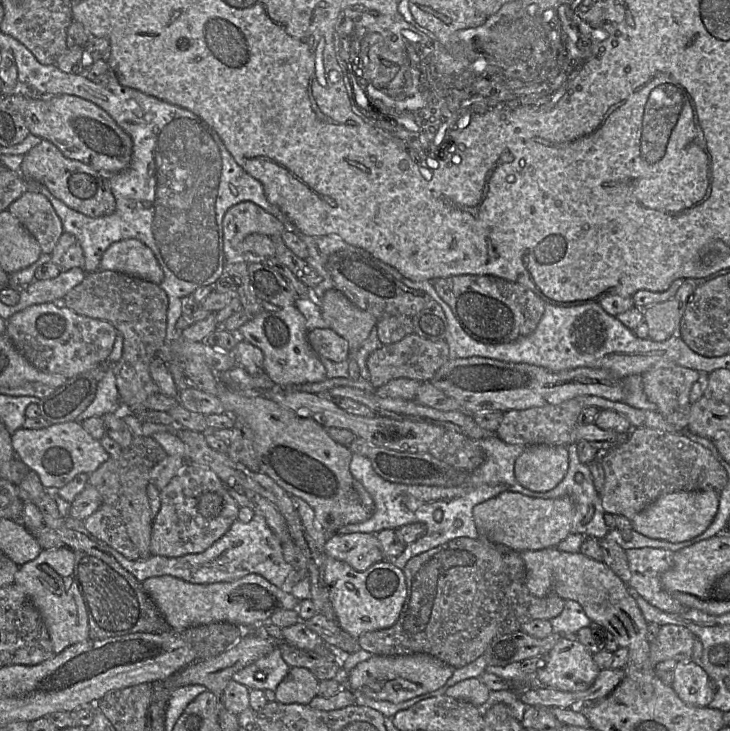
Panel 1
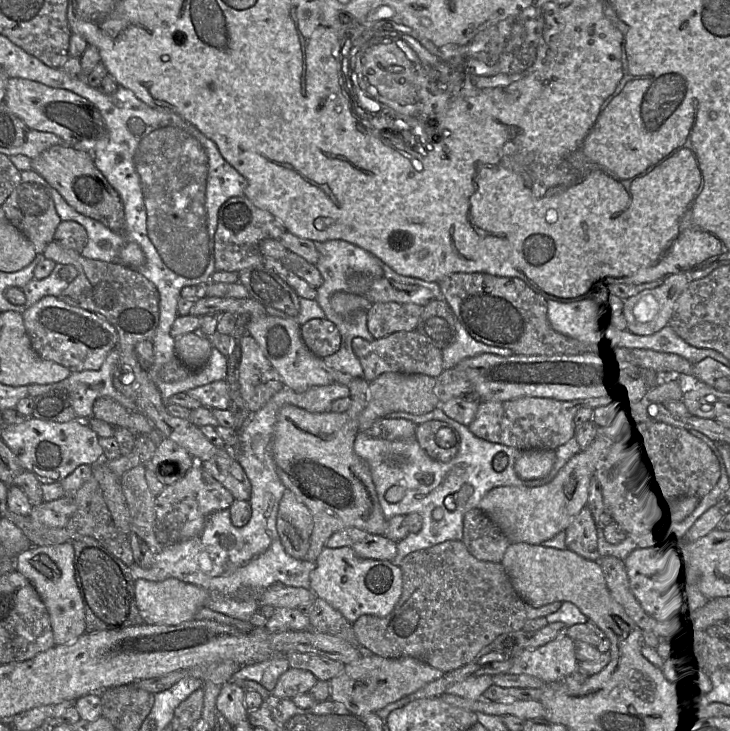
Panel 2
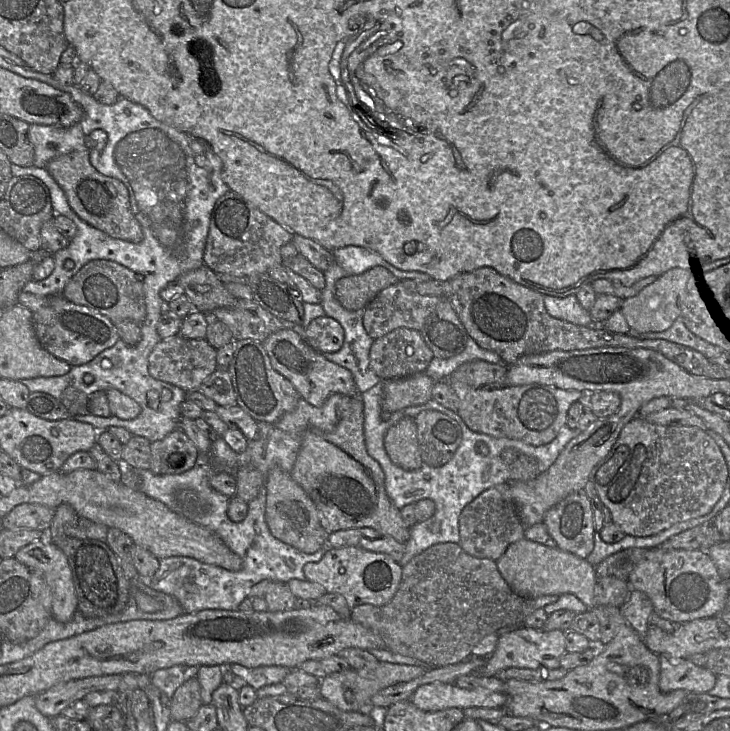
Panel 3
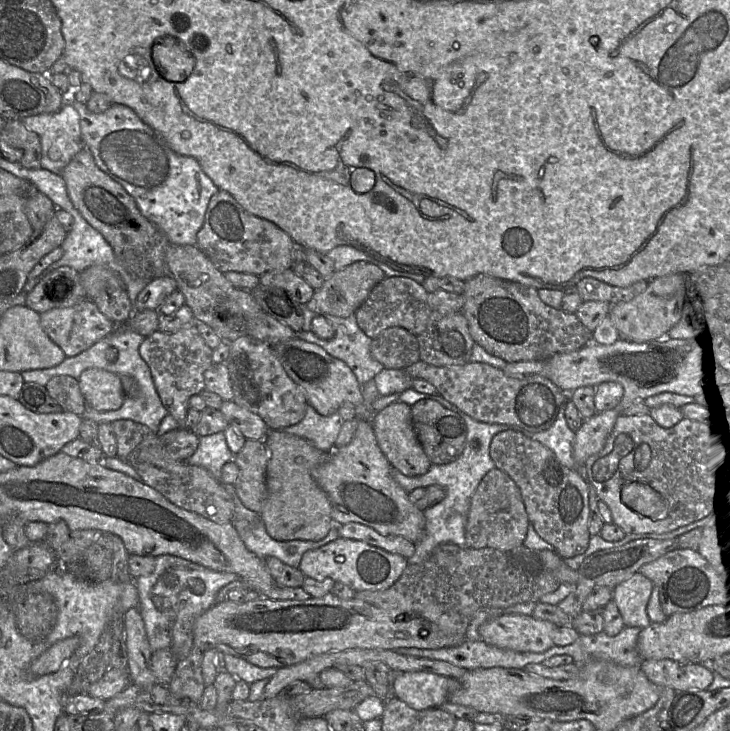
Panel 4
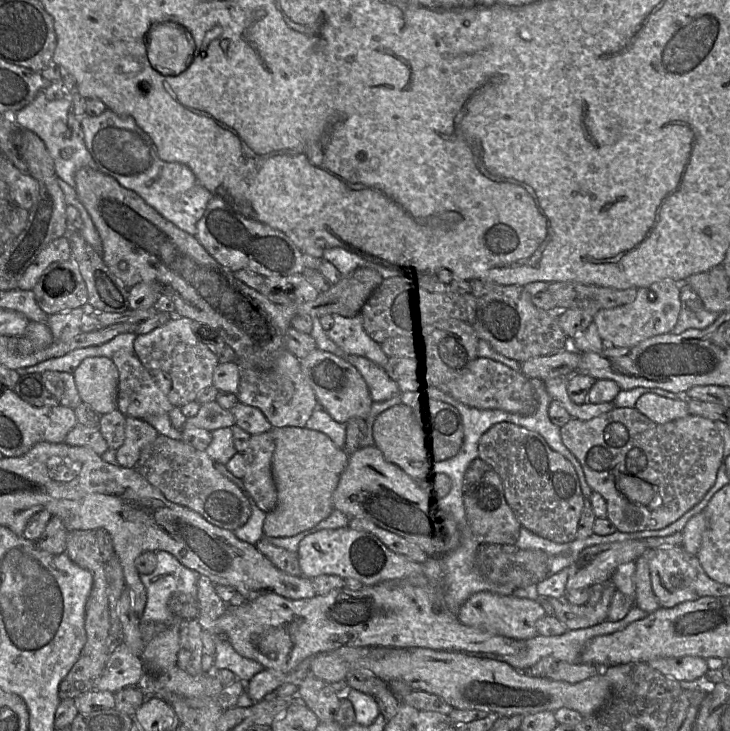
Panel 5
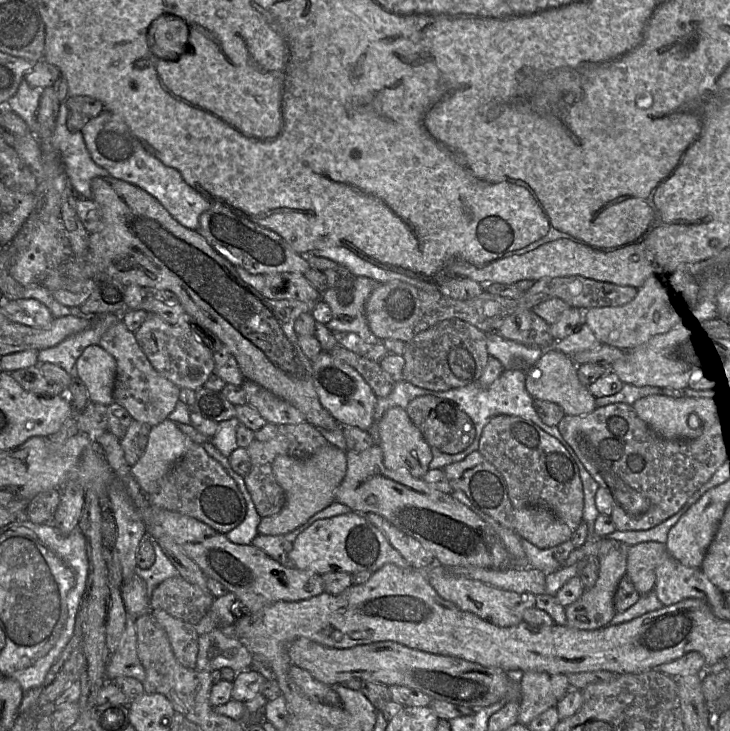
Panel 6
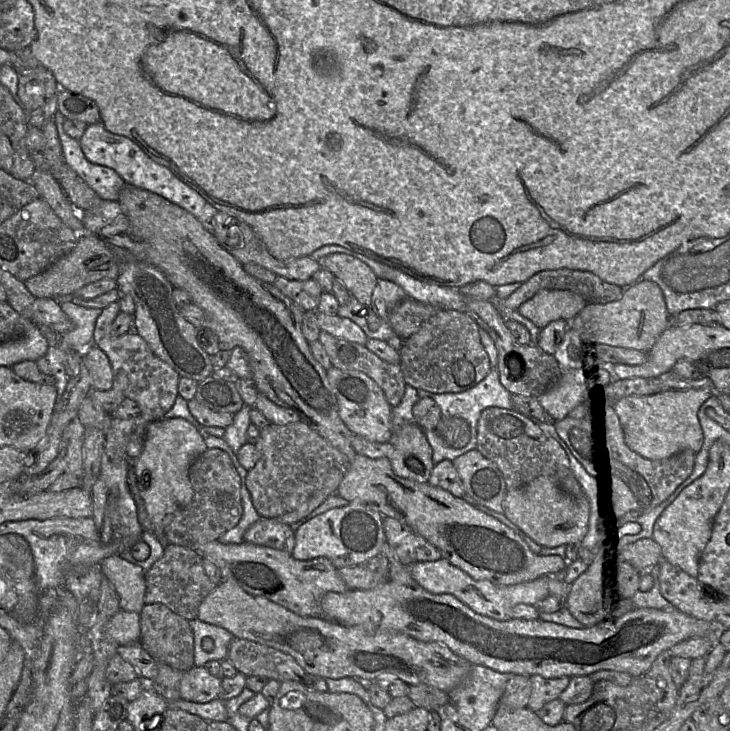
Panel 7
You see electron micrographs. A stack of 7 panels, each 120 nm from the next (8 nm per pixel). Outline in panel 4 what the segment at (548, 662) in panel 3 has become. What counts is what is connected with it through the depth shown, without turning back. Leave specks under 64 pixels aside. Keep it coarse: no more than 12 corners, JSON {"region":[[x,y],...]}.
{"region":[[501,613],[479,628],[489,645],[541,653],[557,626]]}

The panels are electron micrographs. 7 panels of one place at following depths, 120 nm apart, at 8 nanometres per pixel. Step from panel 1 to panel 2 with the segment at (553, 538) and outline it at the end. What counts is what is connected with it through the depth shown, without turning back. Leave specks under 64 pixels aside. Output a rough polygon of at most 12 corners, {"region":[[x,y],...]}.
{"region":[[610,441],[542,486],[500,486],[478,508],[511,543],[541,544],[587,506]]}

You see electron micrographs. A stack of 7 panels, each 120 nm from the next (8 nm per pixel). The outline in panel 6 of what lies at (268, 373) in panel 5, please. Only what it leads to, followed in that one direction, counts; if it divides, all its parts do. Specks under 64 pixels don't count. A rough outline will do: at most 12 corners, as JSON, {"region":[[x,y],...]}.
{"region":[[246,379],[248,404],[268,423],[297,425],[300,410]]}

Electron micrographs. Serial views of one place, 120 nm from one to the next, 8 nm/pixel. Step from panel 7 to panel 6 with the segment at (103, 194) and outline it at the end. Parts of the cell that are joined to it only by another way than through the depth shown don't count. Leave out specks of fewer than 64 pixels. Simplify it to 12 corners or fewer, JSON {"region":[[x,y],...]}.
{"region":[[61,102],[54,147],[75,192],[90,199],[91,180],[110,174],[93,161],[81,131],[67,128]]}

